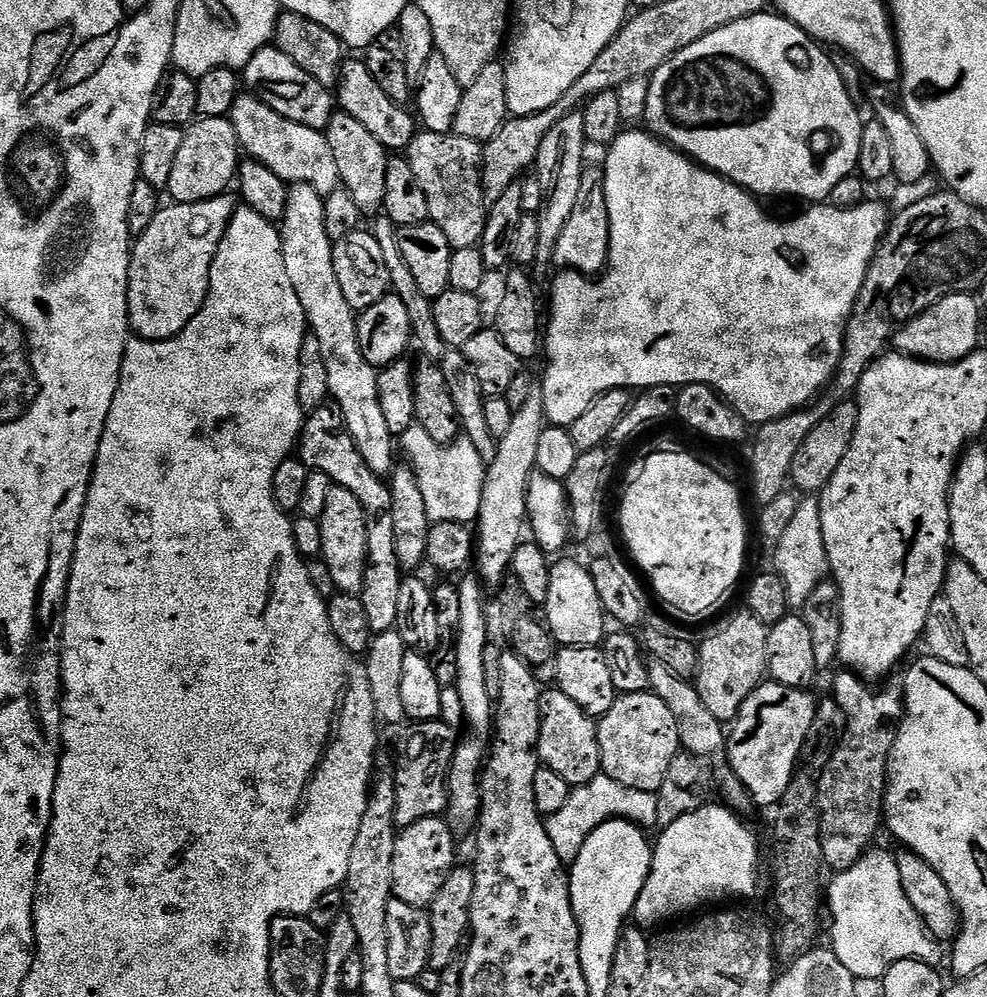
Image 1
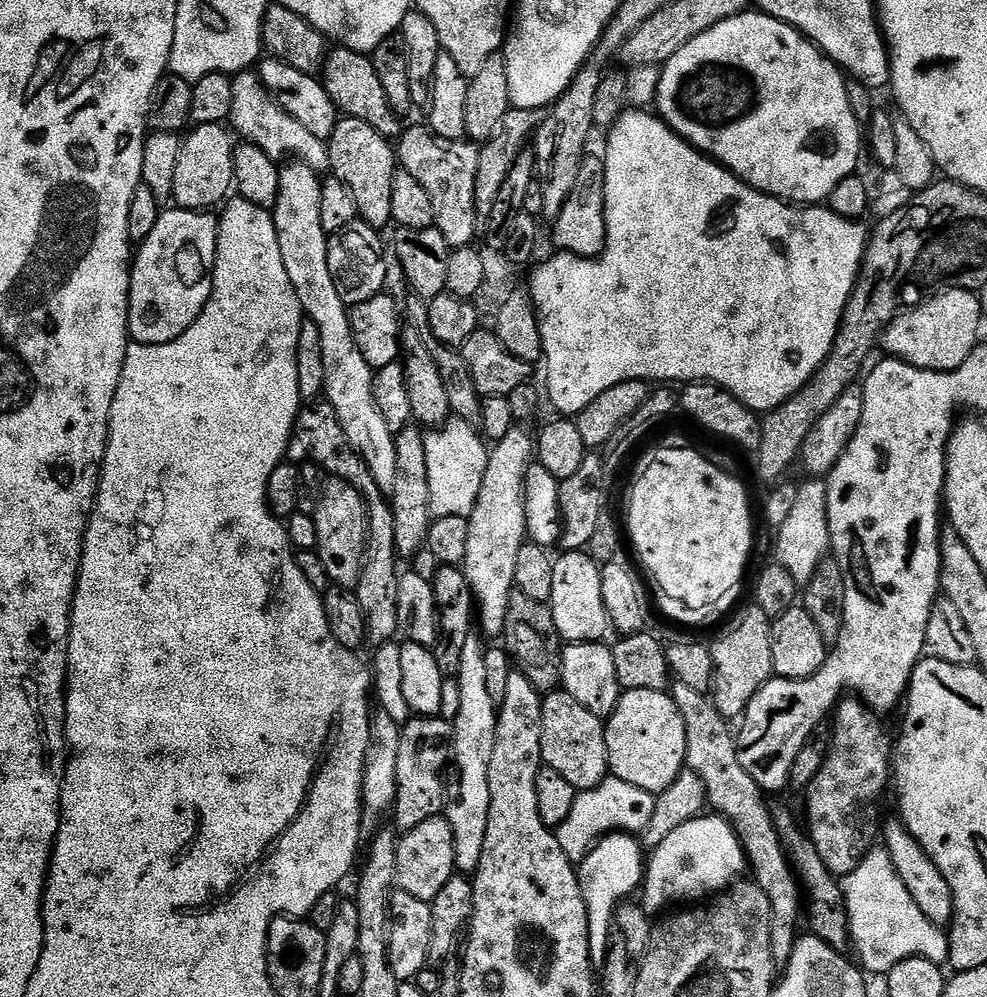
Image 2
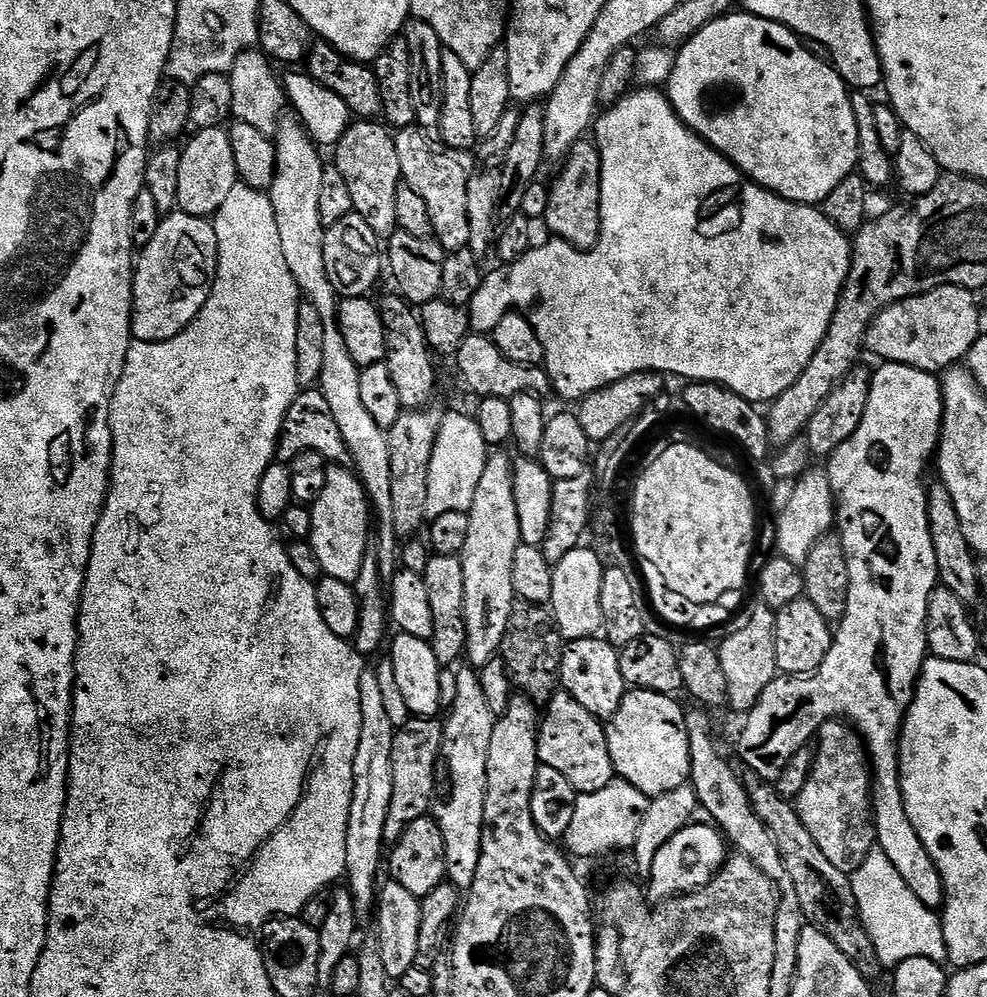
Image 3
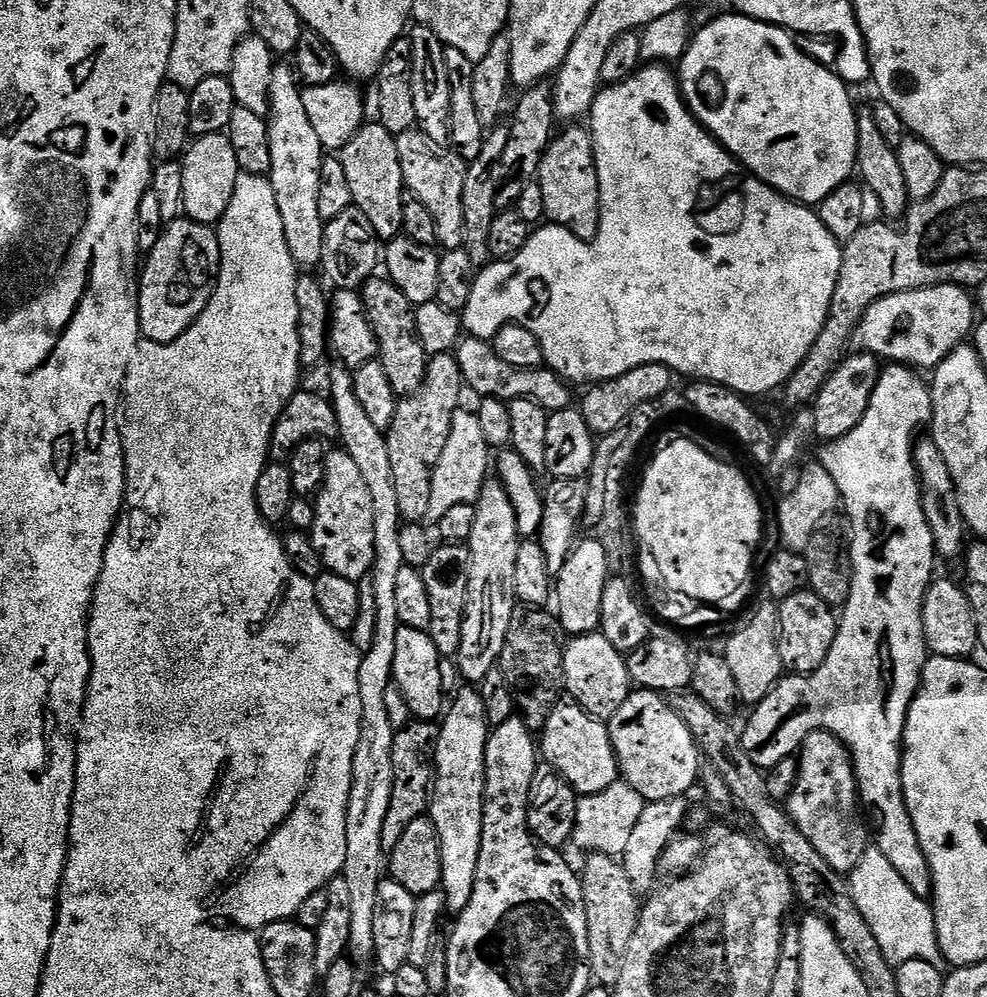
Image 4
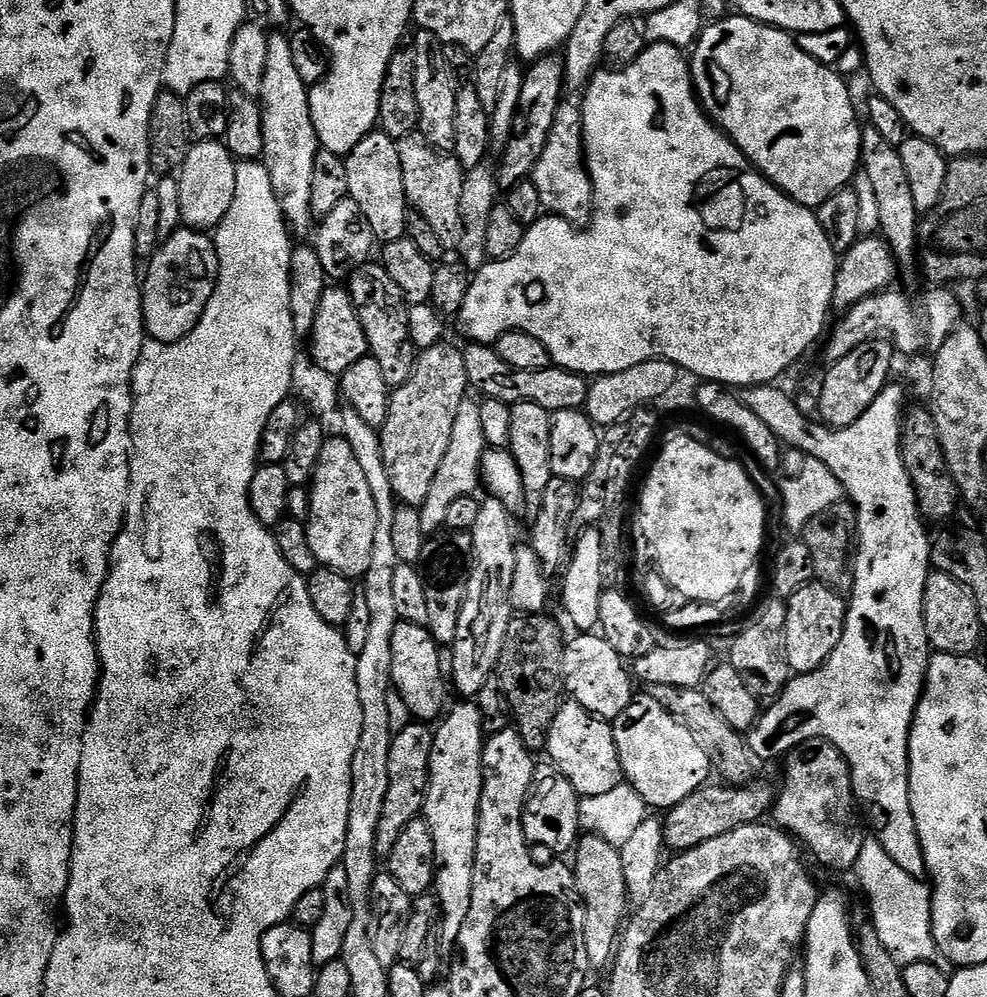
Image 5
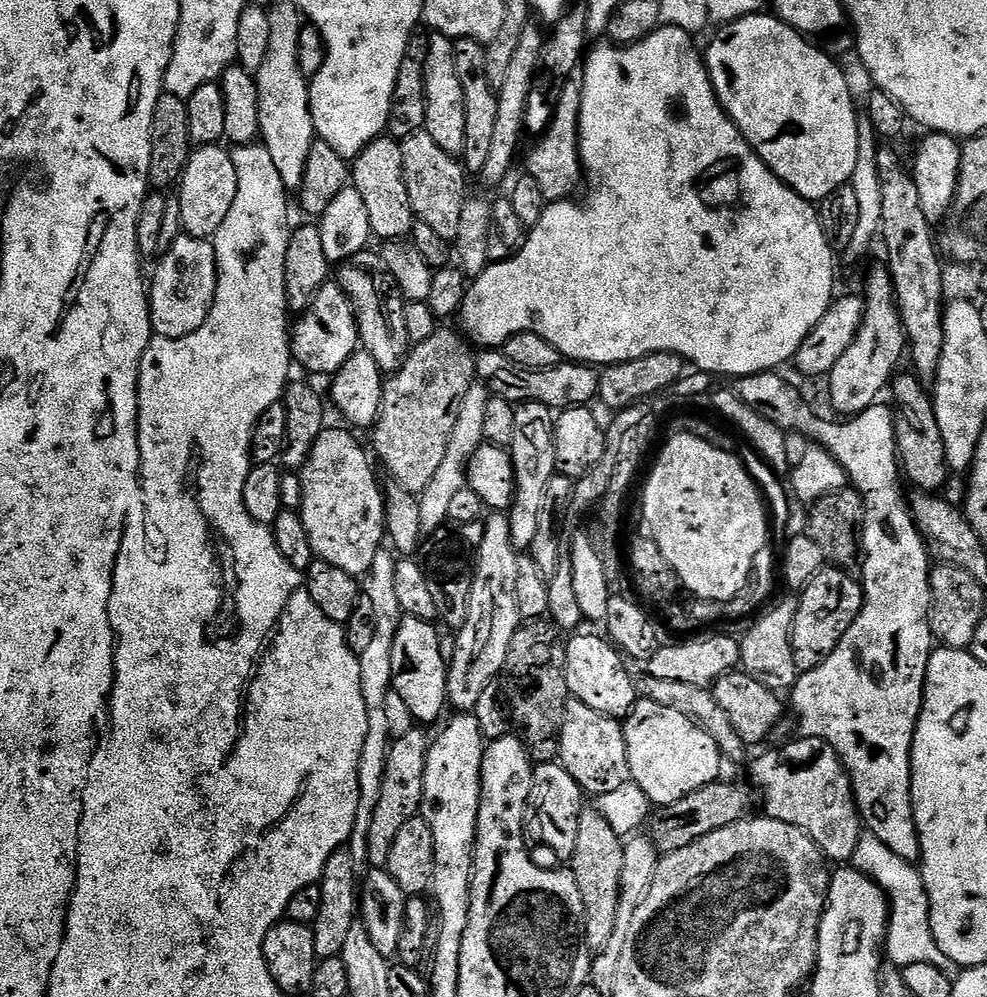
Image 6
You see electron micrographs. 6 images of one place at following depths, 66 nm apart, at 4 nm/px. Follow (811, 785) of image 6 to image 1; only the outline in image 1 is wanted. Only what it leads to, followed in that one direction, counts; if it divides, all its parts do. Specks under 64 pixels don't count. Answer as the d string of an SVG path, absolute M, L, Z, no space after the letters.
M840 670L840 673L836 676L836 681L832 684L832 692L836 695L836 704L844 711L844 716L848 721L845 722L844 737L840 740L840 745L832 752L832 757L828 760L828 765L824 768L824 773L819 773L816 781L816 789L818 790L818 802L816 803L816 809L820 811L820 841L822 842L822 854L824 855L825 865L833 873L844 872L850 866L854 866L854 862L858 862L860 857L865 852L869 851L872 839L876 836L876 831L882 828L882 817L884 814L884 788L888 784L888 755L890 750L894 746L896 741L896 729L901 720L904 718L904 686L903 683L896 682L896 684L888 684L881 692L875 692L871 688L869 681L865 677L851 671L851 670Z

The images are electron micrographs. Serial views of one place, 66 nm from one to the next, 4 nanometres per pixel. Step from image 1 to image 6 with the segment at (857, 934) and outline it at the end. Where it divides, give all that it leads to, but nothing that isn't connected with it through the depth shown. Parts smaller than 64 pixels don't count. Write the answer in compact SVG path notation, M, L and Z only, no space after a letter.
M871 834L861 835L850 864L862 874L871 876L873 882L880 885L884 895L890 901L886 937L887 959L889 956L892 959L889 961L901 970L911 964L926 962L930 966L935 966L942 974L946 974L946 978L956 981L962 969L959 964L946 958L946 954L938 950L938 942L934 942L934 934L930 926L930 902L919 867L913 861L898 858L898 854L894 854L894 850L890 850L890 846L882 842L882 838Z

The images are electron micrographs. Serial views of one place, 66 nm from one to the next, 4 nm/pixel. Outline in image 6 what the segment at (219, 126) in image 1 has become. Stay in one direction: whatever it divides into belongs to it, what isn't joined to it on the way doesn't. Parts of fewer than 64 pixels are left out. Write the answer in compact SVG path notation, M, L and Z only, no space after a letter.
M224 146L197 147L189 155L188 164L178 181L181 229L199 240L215 237L218 226L222 226L222 222L226 222L226 214L230 214L230 206L234 206L234 194L238 194L238 174L234 170L231 151Z

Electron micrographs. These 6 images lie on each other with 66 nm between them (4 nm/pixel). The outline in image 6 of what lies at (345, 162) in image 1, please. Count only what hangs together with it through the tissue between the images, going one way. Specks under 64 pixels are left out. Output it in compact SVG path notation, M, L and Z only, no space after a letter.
M382 134L366 145L350 164L350 184L362 196L366 214L370 214L373 237L380 242L400 242L411 233L414 217L406 194L406 178L402 170L400 141Z

